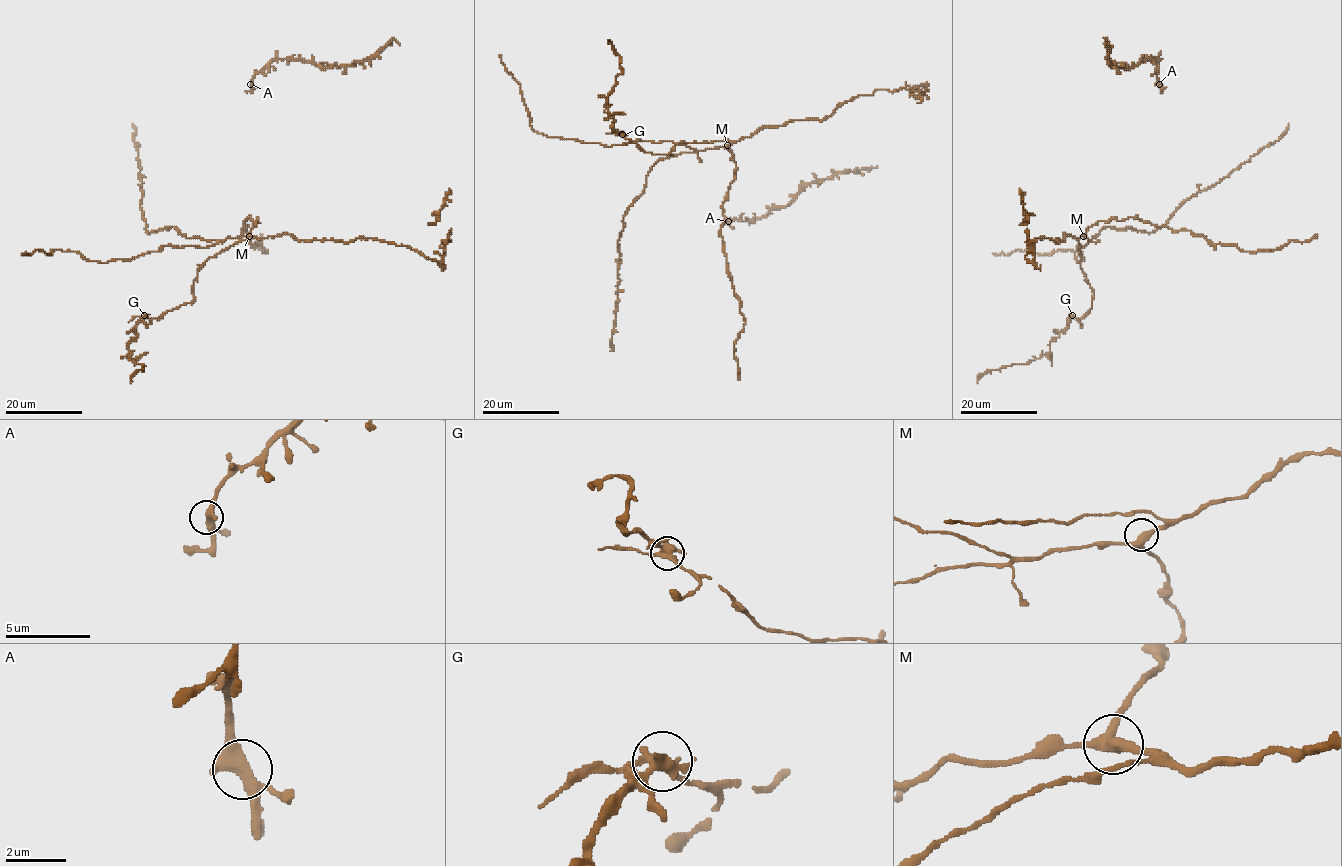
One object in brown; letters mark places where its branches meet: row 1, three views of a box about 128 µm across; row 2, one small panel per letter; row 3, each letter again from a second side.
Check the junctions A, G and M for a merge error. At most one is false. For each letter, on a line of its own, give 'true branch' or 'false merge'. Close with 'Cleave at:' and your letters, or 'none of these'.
A: true branch
G: false merge
M: true branch
Cleave at: G

